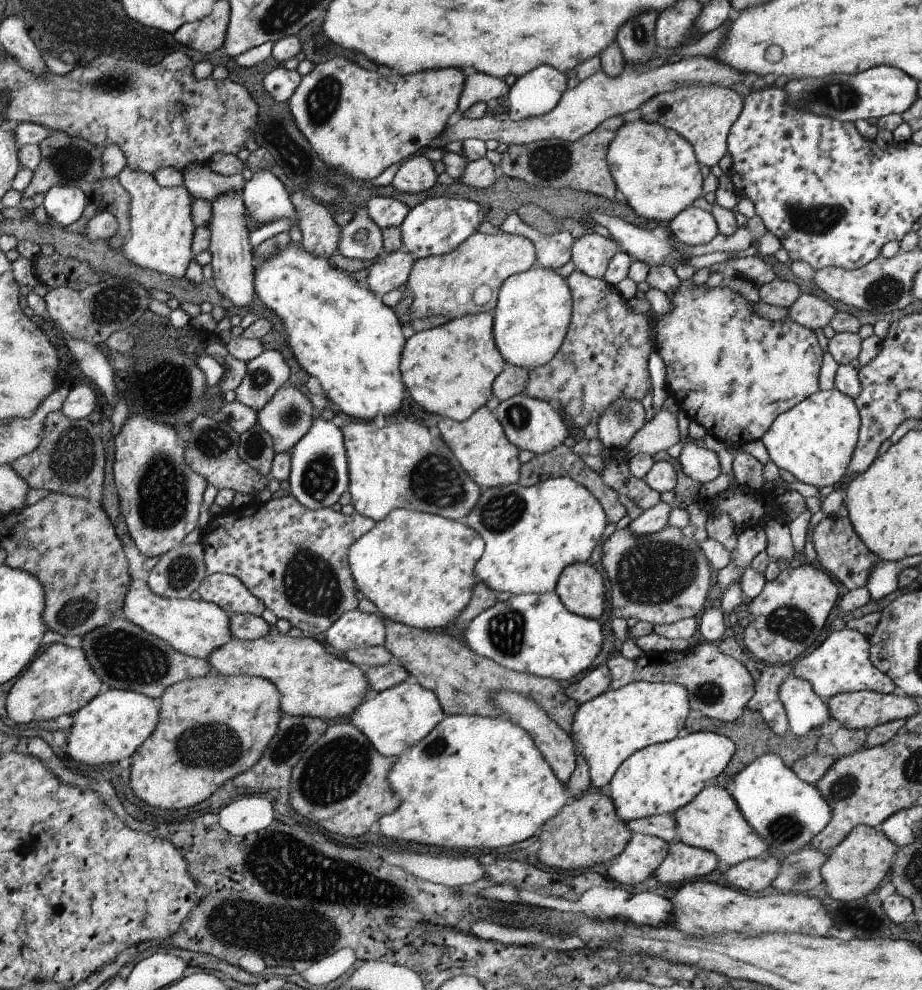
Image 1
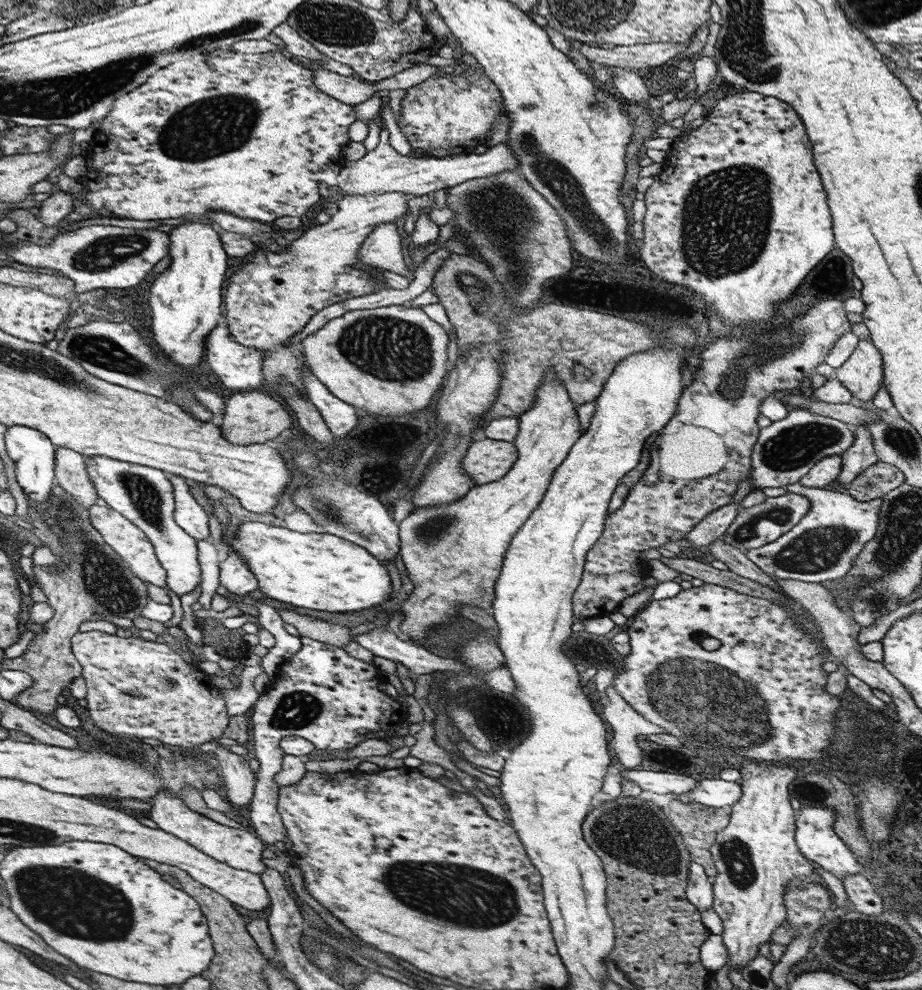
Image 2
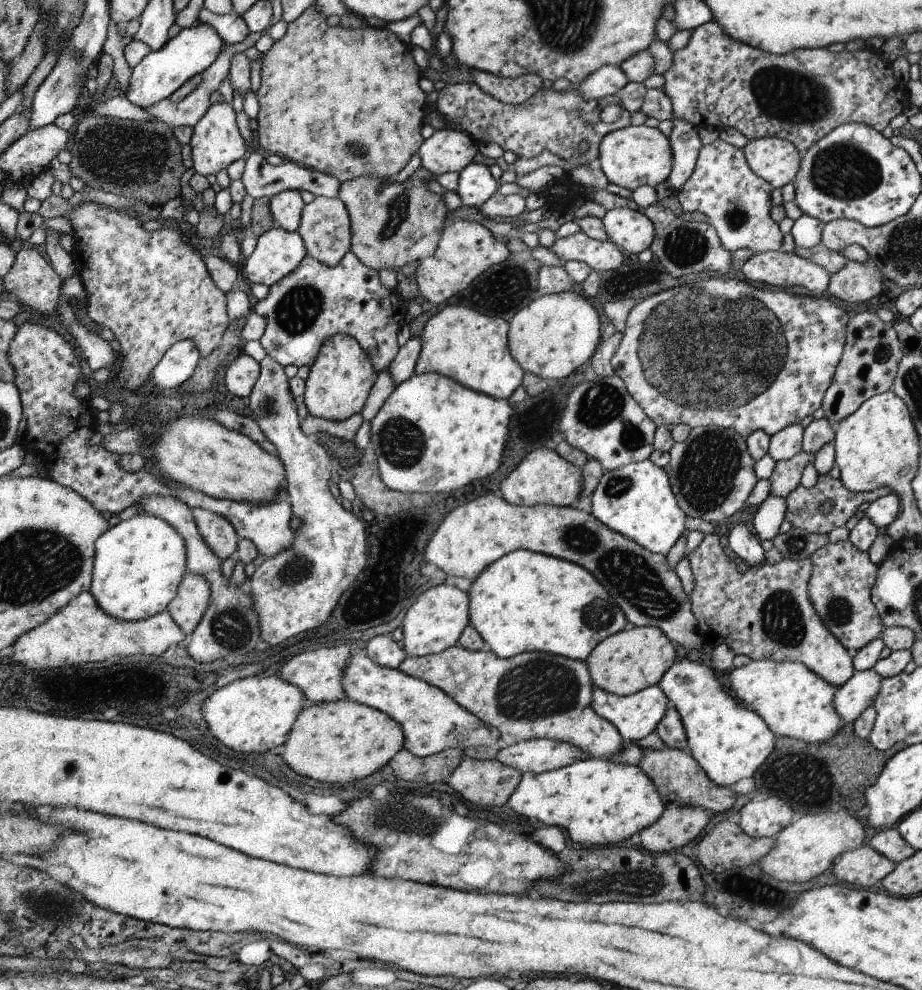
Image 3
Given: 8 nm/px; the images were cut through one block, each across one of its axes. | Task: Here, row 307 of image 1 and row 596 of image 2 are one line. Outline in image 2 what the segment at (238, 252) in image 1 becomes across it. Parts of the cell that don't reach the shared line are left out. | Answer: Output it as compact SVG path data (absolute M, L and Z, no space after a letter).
M230 550L226 560L220 563L220 584L226 592L244 597L258 588L254 572L244 564L244 560Z

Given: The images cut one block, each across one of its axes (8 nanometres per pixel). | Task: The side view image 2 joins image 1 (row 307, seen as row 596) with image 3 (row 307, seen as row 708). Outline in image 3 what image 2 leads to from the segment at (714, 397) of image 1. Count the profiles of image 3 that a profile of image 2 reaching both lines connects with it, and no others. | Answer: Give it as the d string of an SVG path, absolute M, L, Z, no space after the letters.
M715 277L706 281L674 287L640 301L627 318L626 328L622 332L622 342L612 357L611 365L614 367L615 374L624 381L629 395L638 401L644 412L657 426L687 424L692 428L716 425L717 427L734 429L745 439L755 430L763 430L772 436L785 429L789 424L802 422L803 418L816 412L822 406L825 392L832 384L833 375L846 344L847 326L850 319L847 312L823 297L803 297L792 293L778 292L778 290L763 290L752 287L742 280L723 280Z

